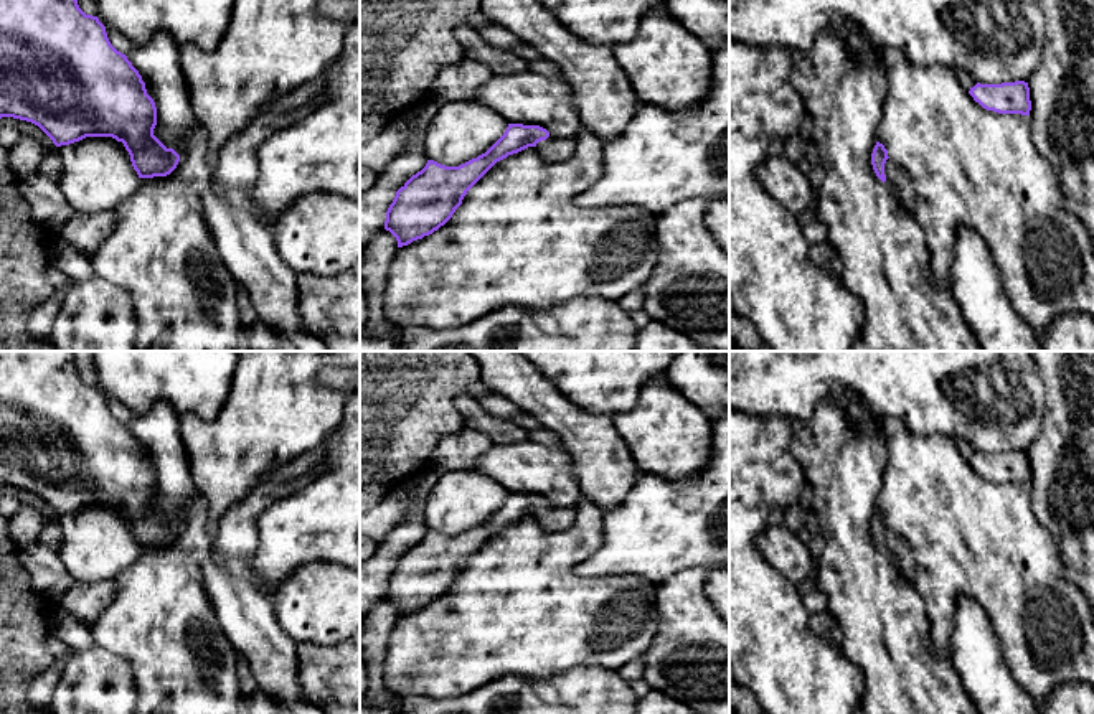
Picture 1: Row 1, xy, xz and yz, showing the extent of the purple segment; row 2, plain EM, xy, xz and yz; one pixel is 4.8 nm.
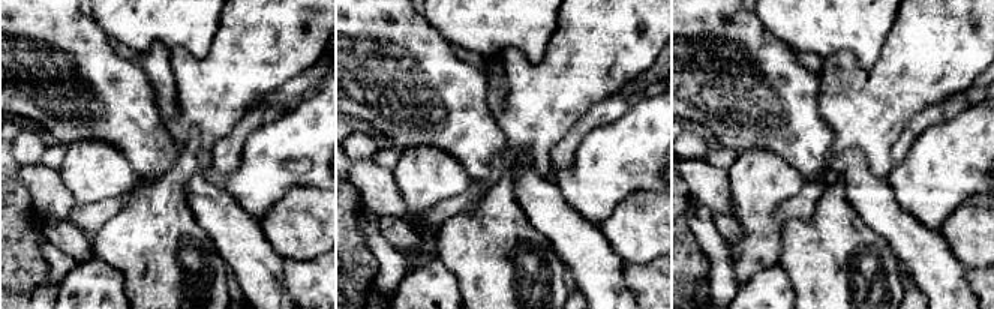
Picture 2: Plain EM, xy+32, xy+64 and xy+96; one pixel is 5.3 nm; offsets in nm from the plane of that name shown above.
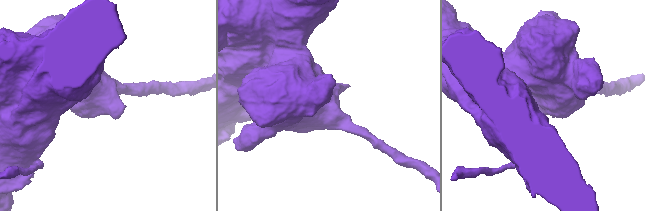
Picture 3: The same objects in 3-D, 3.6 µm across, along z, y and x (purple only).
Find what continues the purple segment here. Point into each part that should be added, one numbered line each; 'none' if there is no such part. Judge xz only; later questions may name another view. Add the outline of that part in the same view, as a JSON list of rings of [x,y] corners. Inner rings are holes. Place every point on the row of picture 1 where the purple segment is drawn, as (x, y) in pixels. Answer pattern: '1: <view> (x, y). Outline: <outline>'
1: xz (553, 149). Outline: [[[549,135],[546,140],[541,140],[535,147],[548,162],[563,162],[573,157],[576,150],[574,139],[558,139]]]

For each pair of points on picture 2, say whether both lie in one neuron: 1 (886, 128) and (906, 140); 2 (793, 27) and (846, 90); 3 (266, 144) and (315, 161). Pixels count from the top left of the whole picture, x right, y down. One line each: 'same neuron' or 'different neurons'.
1: different neurons
2: different neurons
3: same neuron

